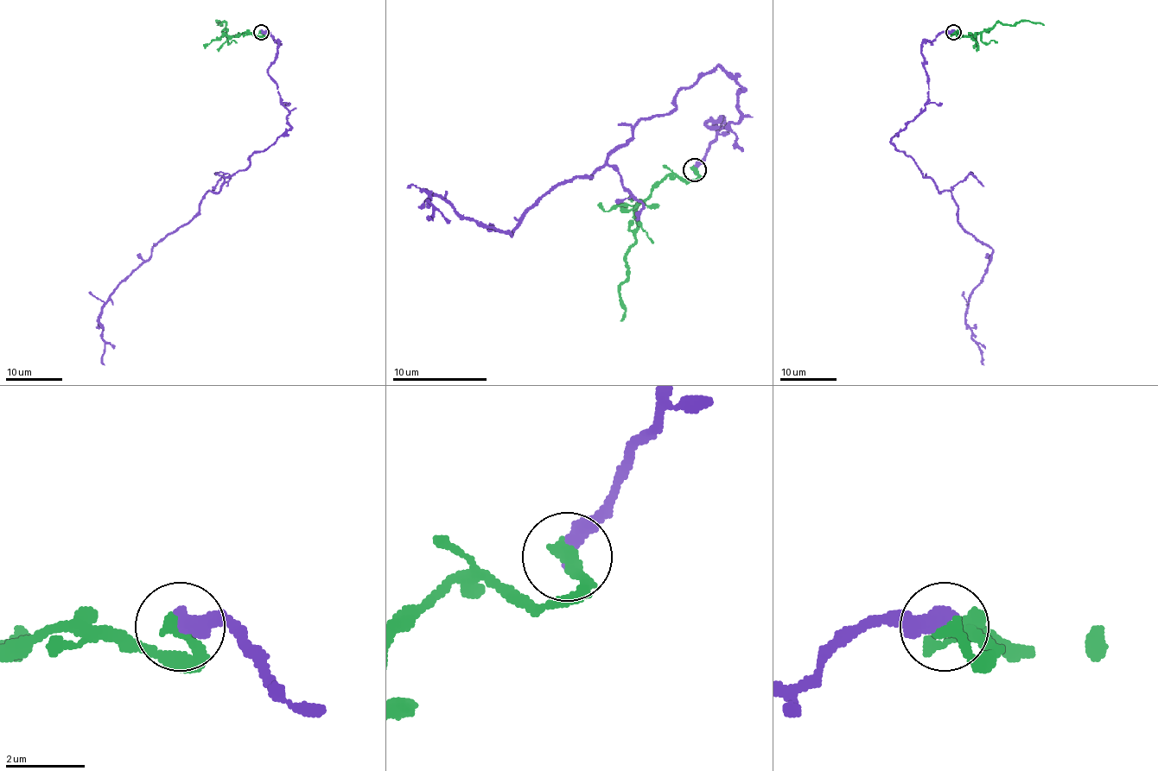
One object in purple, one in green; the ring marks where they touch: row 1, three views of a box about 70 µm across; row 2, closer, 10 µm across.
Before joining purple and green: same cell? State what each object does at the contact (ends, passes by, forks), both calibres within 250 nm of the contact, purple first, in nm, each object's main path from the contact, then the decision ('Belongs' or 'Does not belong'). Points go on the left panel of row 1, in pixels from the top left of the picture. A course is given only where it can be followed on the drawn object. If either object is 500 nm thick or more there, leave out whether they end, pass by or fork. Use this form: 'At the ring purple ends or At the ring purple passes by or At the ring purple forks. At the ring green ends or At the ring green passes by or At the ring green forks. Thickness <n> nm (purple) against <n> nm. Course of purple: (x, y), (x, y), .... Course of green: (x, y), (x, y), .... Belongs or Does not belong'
At the ring purple ends. At the ring green ends. Thickness 440 nm (purple) against 420 nm. Course of purple: (262, 33), (277, 44), (269, 76), (289, 127), (209, 191), (111, 297), (99, 325), (104, 364). Course of green: (262, 33), (260, 37), (243, 33), (233, 37), (227, 34), (225, 22), (216, 22), (219, 22), (216, 25). Belongs

